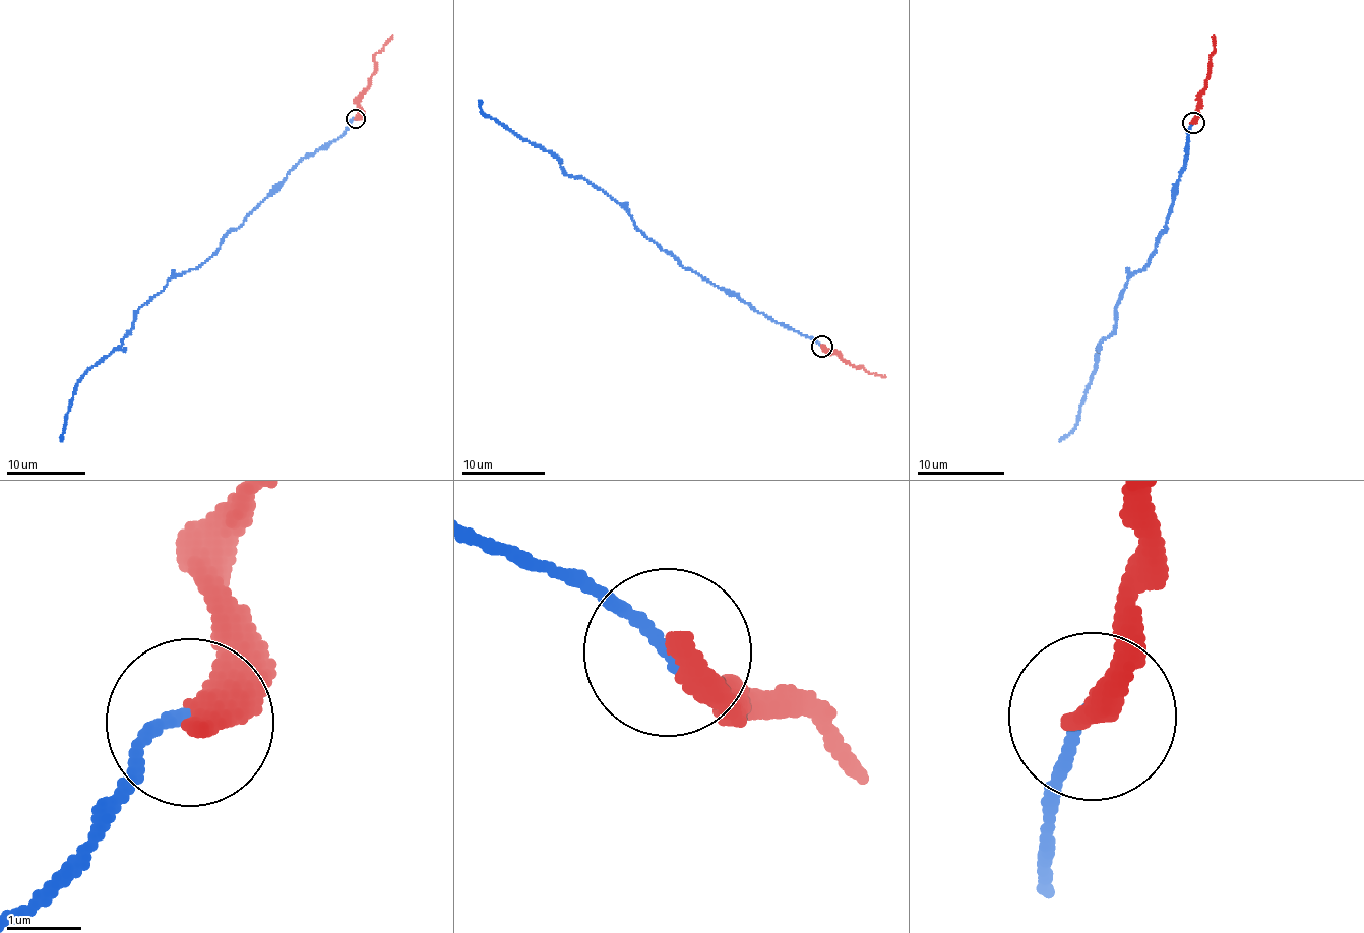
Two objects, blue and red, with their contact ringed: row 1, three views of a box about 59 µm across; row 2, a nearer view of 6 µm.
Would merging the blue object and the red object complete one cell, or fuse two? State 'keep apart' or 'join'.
keep apart

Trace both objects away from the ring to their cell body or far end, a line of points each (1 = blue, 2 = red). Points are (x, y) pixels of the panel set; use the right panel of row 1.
1: (1194, 123), (1167, 226), (1143, 269), (1130, 272), (1116, 308), (1115, 325), (1100, 341), (1076, 424), (1059, 441)
2: (1194, 123), (1198, 97), (1207, 76), (1214, 35)

